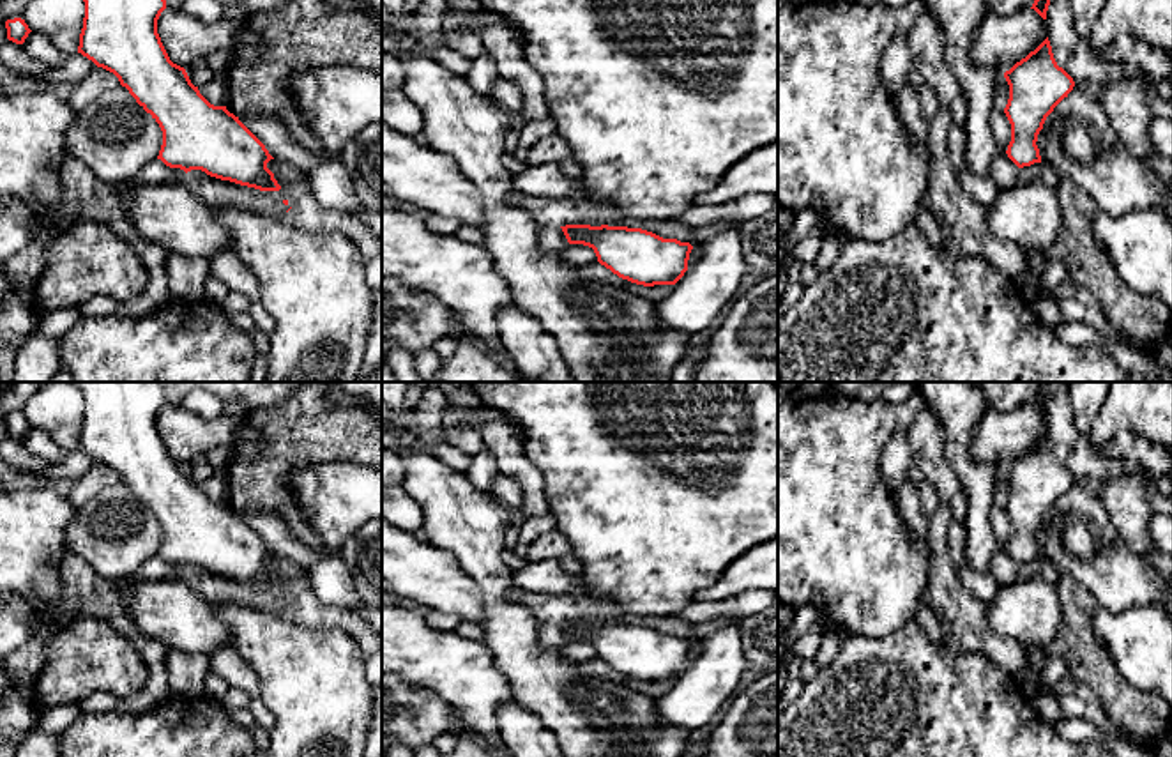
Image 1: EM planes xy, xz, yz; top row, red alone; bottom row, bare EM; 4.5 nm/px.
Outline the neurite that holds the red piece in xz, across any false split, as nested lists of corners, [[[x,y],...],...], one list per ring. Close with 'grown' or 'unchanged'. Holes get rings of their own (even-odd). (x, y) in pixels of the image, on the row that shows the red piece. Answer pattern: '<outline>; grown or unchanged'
[[[560,226],[569,244],[594,249],[597,262],[636,285],[675,285],[688,271],[693,246],[628,226]]]; unchanged

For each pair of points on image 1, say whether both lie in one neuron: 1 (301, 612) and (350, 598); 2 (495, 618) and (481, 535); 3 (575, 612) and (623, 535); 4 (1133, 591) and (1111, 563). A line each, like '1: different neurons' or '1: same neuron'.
1: different neurons
2: same neuron
3: different neurons
4: same neuron

